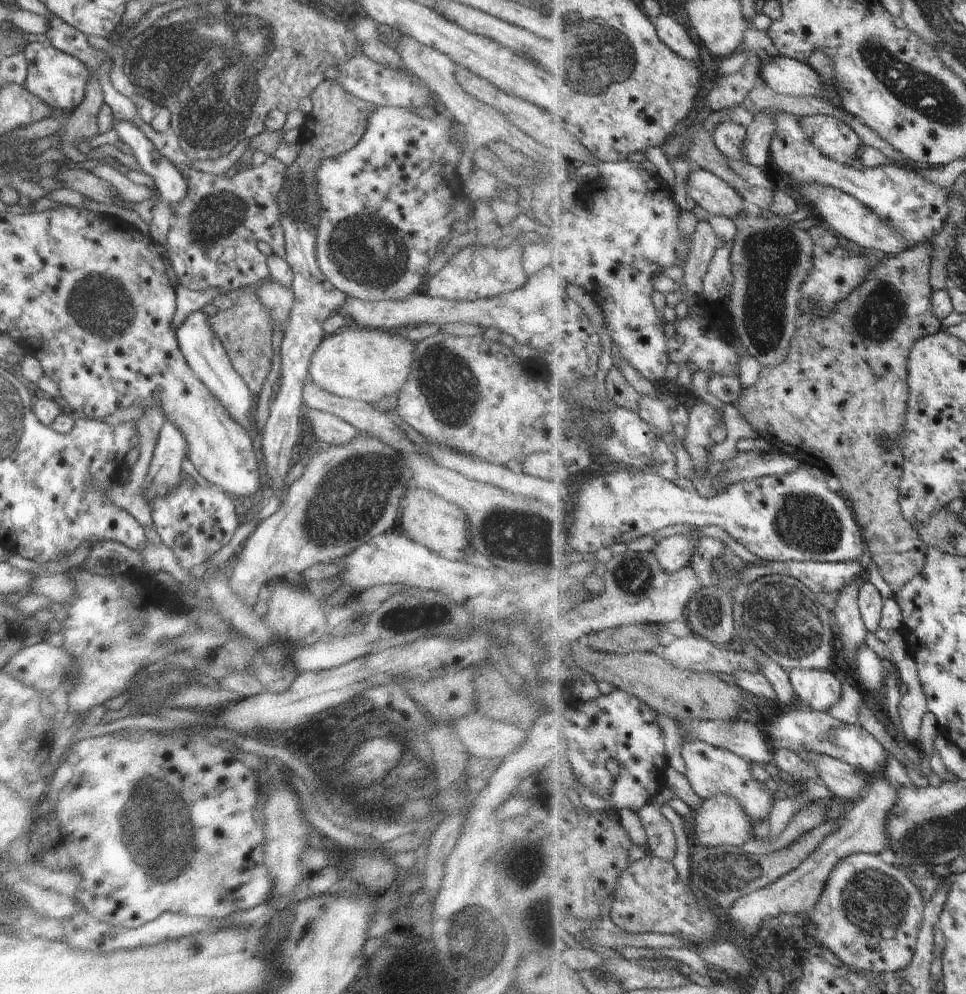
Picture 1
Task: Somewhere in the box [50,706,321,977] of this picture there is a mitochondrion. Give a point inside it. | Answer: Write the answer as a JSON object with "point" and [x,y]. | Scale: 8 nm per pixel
{"point":[165,835]}

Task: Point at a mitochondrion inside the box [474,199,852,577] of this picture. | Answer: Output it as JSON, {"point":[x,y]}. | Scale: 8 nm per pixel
{"point":[772,254]}

